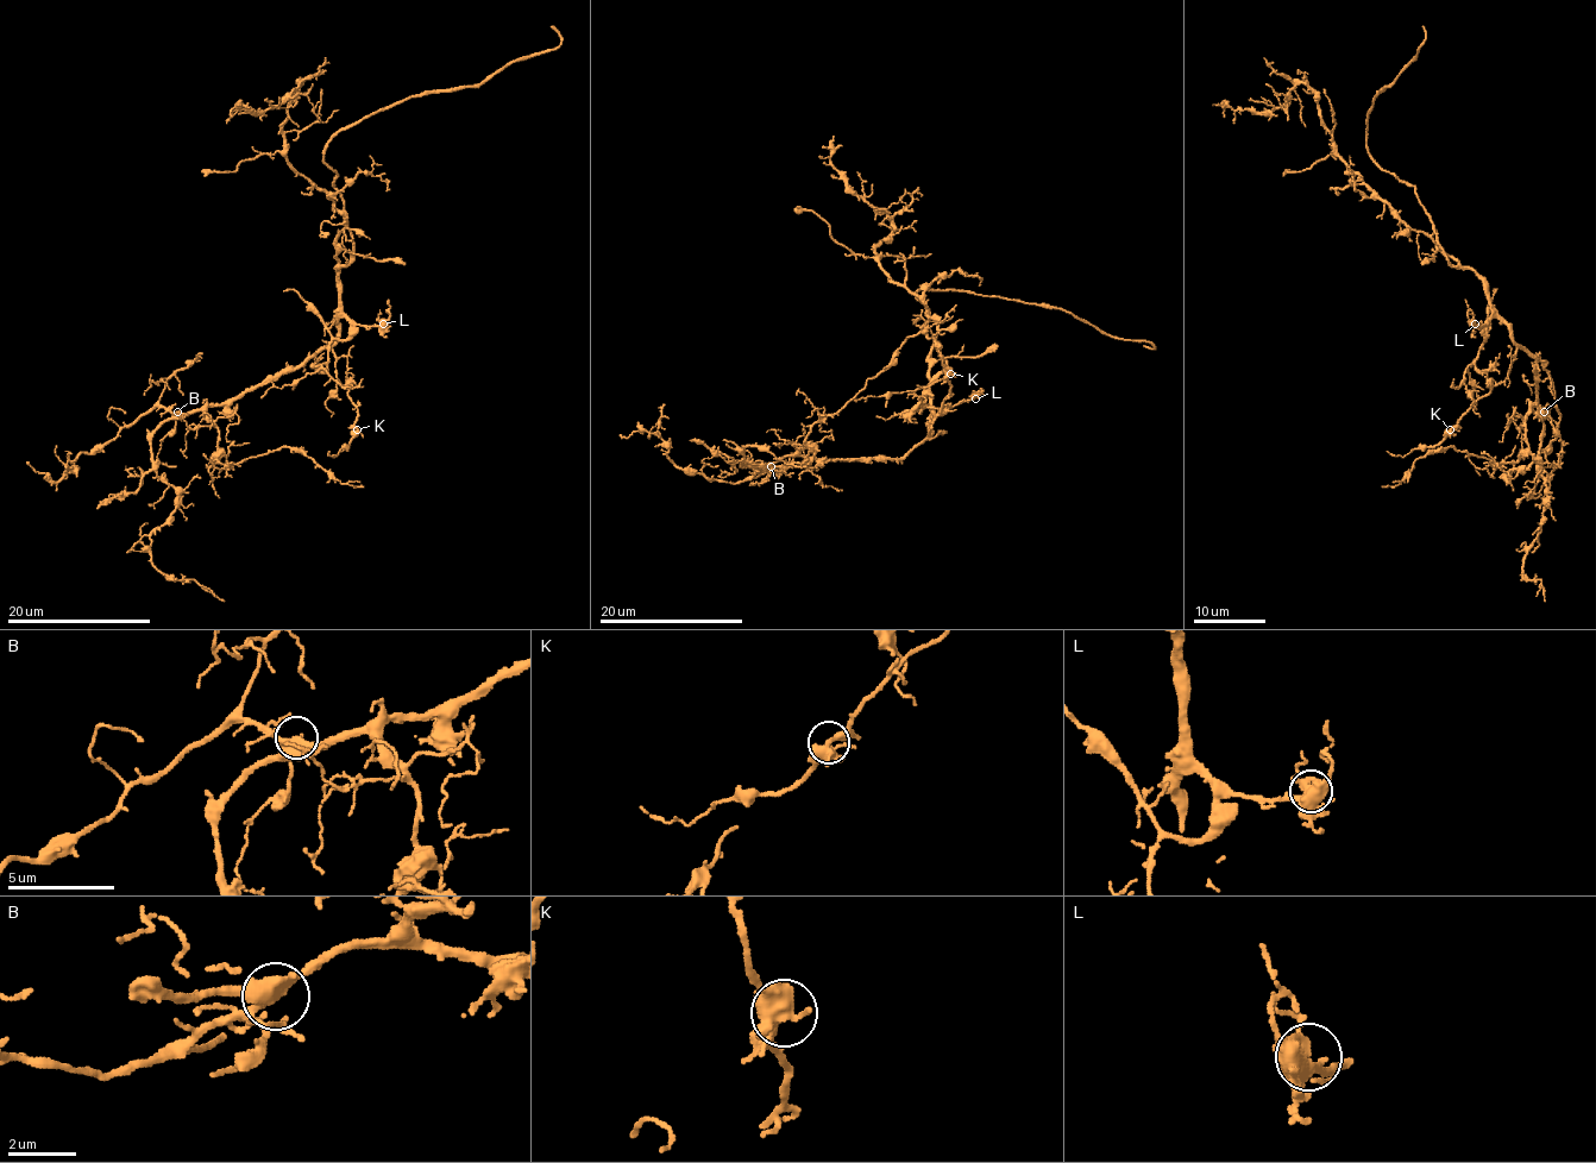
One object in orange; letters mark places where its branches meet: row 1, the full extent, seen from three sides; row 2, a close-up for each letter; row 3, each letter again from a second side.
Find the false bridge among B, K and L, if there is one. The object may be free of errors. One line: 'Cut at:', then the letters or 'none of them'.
Cut at: none of them

